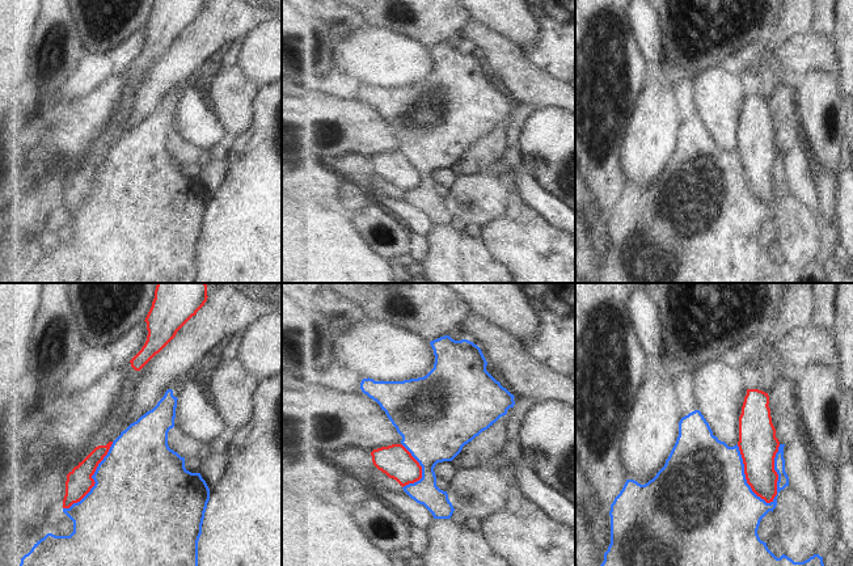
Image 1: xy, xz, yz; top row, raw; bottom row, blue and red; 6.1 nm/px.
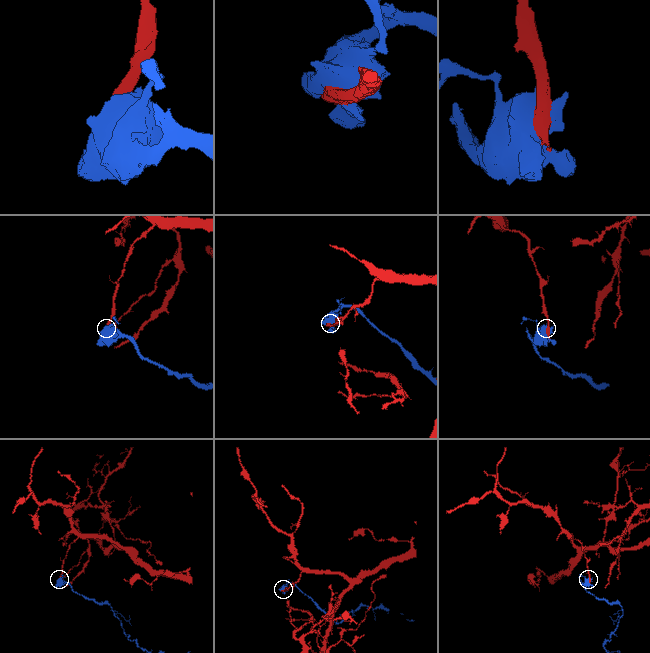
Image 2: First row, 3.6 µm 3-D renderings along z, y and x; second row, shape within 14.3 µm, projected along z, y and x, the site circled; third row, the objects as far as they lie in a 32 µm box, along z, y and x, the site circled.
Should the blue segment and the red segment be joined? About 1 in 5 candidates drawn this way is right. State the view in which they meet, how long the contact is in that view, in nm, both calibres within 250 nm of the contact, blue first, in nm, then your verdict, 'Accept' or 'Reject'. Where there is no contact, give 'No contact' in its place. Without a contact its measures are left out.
Touches blue in yz. Shared border 420 nm. Thickness 500 nm (blue) against 240 nm. Reject

